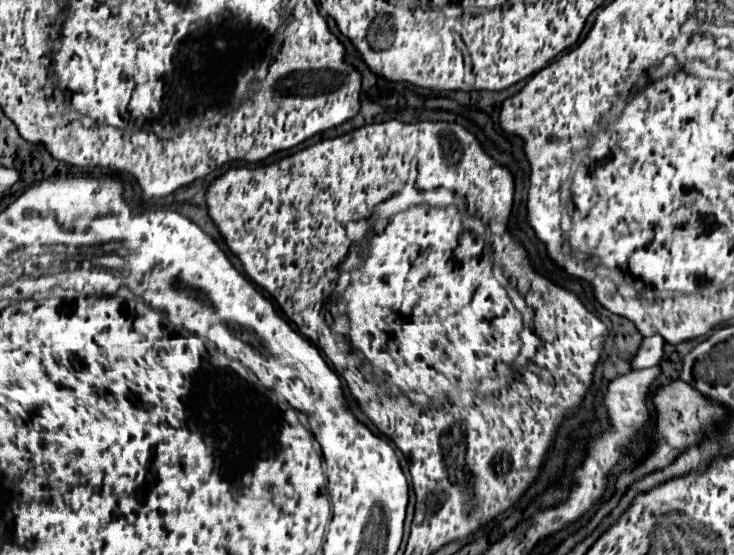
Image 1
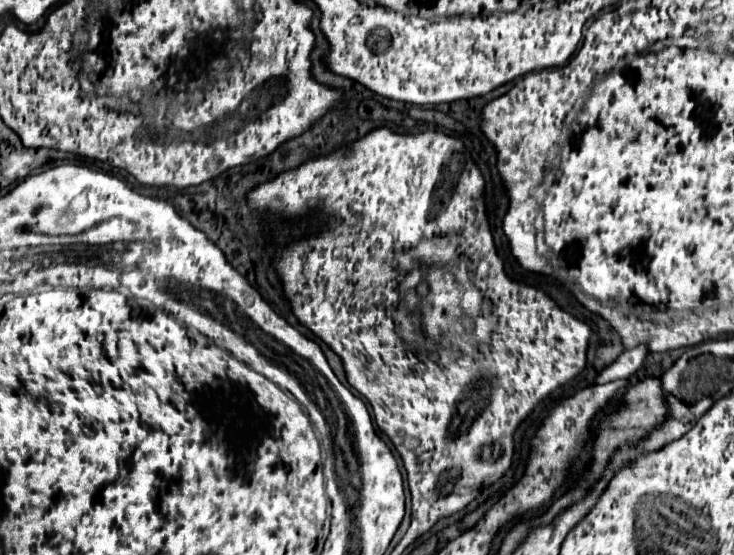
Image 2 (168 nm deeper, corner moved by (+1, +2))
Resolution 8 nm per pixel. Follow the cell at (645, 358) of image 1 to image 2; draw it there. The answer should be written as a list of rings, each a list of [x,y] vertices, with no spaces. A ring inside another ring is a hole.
[[[636,346],[632,350],[624,350],[610,366],[606,366],[596,378],[594,384],[606,384],[612,380],[620,380],[620,378],[630,378],[644,362],[648,350],[646,346]]]

